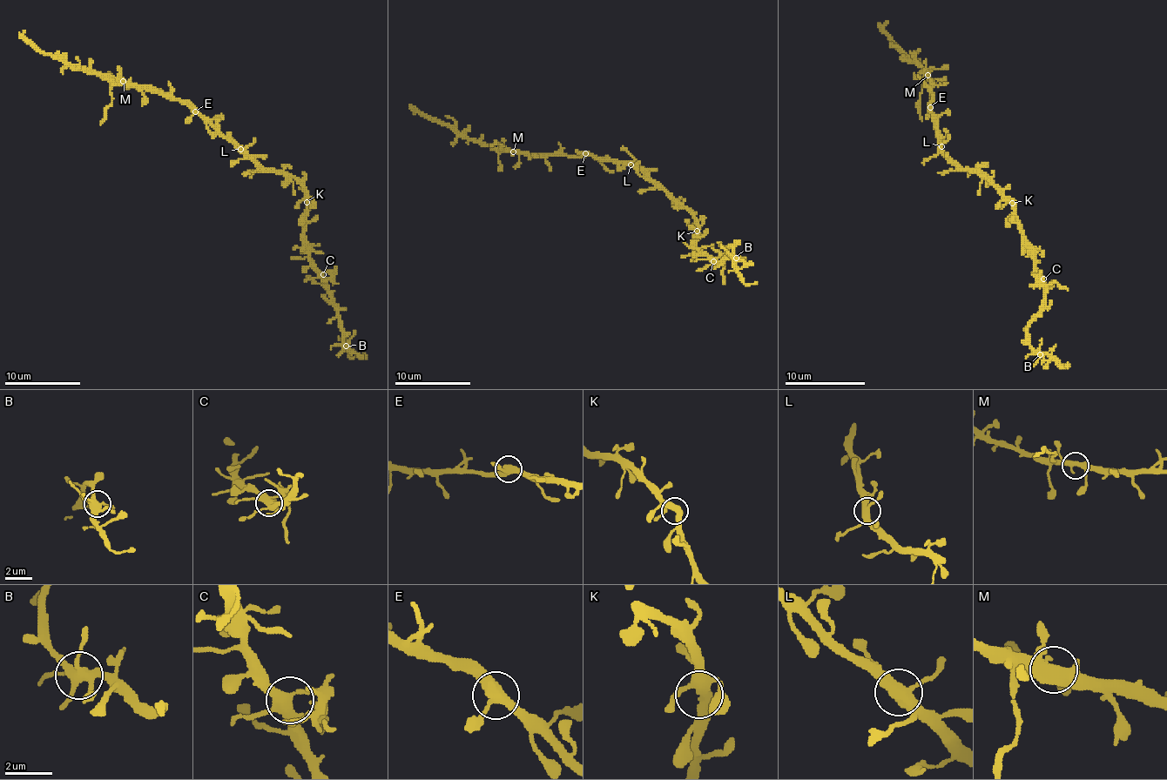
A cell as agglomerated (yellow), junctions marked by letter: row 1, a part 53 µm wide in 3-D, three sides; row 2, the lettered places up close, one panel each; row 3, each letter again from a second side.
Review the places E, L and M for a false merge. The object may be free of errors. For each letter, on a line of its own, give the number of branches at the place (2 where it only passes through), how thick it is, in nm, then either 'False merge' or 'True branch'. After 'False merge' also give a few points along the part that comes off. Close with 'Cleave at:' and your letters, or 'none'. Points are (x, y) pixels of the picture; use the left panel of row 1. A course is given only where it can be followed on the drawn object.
E: Branches: 3. Thickness 400 nm. True branch
L: Branches: 4. Thickness 440 nm. True branch
M: Branches: 4. Thickness 440 nm. True branch
Cleave at: none

